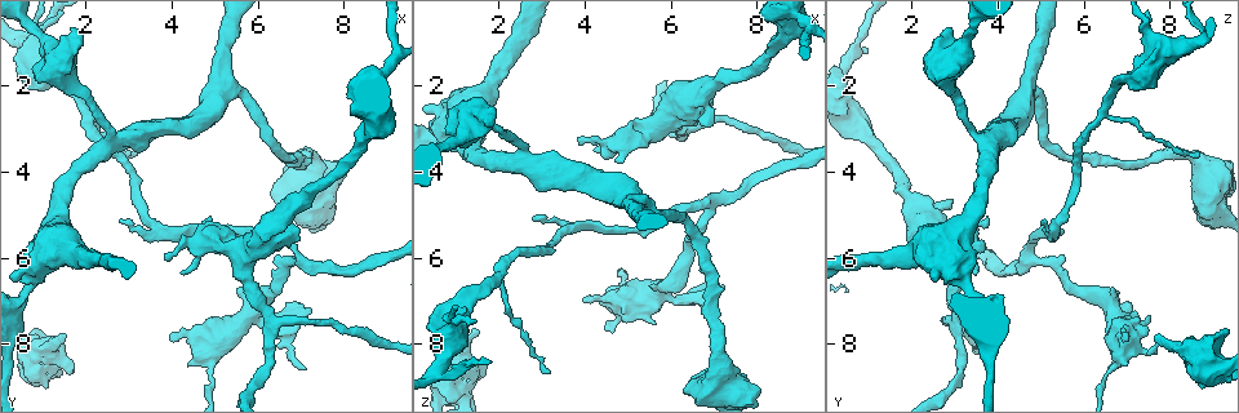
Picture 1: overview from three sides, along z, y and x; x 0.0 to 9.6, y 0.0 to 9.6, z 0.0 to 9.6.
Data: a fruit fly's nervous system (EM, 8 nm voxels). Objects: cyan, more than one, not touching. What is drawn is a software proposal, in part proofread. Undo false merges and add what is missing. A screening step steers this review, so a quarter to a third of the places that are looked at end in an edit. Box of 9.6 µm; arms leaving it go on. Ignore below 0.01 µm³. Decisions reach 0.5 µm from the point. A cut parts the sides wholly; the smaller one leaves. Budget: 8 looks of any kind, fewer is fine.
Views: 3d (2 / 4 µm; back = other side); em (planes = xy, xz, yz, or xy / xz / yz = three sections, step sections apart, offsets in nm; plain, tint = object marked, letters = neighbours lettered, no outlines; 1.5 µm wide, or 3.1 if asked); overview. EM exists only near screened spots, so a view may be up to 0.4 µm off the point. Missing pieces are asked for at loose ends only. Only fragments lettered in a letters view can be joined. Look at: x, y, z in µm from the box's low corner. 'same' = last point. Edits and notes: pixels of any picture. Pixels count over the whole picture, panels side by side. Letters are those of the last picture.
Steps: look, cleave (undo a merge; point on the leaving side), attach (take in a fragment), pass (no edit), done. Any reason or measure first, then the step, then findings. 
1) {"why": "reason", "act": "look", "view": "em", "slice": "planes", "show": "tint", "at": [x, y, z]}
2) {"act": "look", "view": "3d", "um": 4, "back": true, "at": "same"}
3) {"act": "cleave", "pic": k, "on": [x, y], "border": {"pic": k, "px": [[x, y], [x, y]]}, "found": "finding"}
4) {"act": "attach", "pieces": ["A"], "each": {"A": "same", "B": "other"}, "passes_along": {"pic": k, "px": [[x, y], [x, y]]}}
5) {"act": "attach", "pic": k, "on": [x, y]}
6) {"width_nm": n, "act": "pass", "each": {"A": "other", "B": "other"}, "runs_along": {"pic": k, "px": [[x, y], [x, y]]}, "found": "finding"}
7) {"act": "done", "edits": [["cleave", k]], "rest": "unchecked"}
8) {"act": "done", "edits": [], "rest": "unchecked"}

{"act": "look", "view": "3d", "um": 4, "at": [1.55, 7.80, 7.65]}

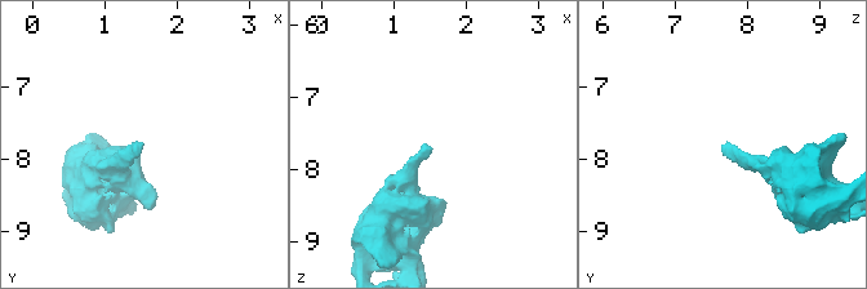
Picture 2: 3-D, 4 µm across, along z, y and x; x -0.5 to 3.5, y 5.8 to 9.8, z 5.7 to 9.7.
{"why": "need the tissue", "act": "look", "view": "em", "slice": "planes", "show": "tint", "at": [1.50, 7.80, 7.70]}

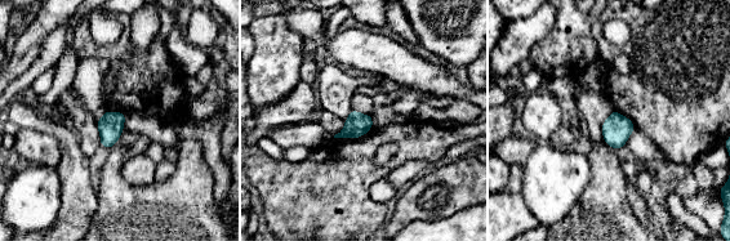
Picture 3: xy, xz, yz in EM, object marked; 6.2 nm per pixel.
{"why": "what lies round it", "act": "look", "view": "em", "slice": "planes", "show": "letters", "at": "same"}

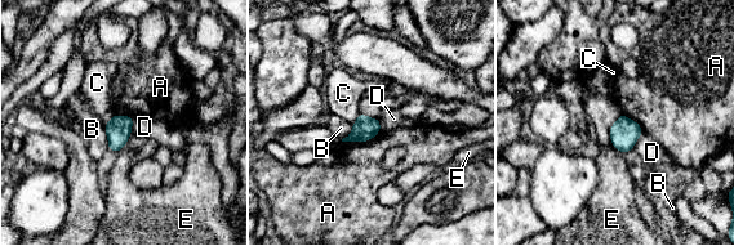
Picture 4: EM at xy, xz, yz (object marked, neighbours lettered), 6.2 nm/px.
{"longest_contact_nm": ["E", 260], "act": "pass", "each": {"A": "other", "B": "other", "C": "other", "D": "other", "E": "other"}, "border": {"pic": 4, "px": [[622, 113], [610, 128], [622, 153]]}, "found": "none of them fits"}

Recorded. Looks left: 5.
{"act": "look", "view": "em", "slice": "planes", "show": "tint", "at": [3.65, 5.35, 5.30]}

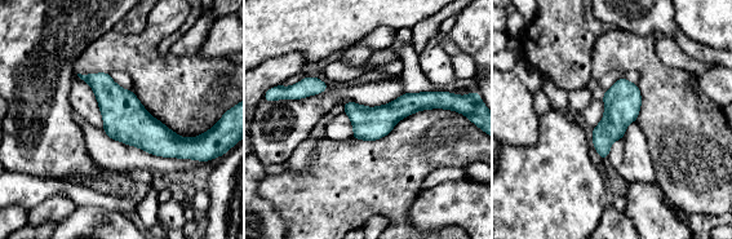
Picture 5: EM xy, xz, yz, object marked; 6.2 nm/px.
{"act": "look", "view": "em", "slice": "planes", "show": "letters", "at": "same"}

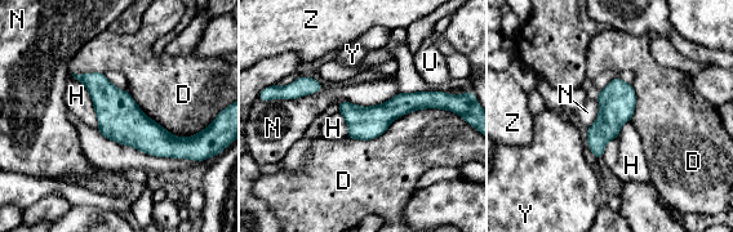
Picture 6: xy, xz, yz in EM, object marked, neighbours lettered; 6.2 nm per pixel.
{"width_nm": 200, "act": "pass", "each": {"D": "other", "H": "other", "N": "other", "U": "other", "Y": "other", "Z": "other"}, "runs_along": {"pic": 6, "px": [[81, 77], [143, 134], [187, 144]]}, "found": "all the same cell"}

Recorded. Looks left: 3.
{"why": "thick end", "act": "look", "view": "em", "slice": "planes", "show": "letters", "at": [6.25, 5.85, 2.85]}

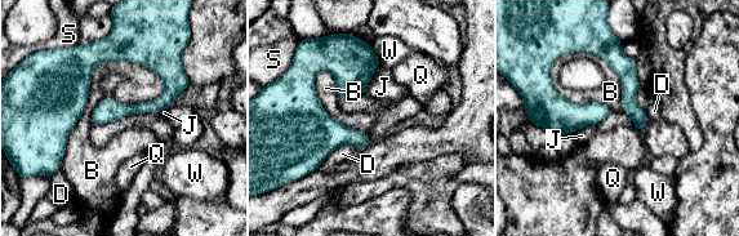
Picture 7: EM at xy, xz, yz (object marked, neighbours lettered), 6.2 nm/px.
{"longest_contact_nm": ["B", 850], "act": "pass", "each": {"B": "other", "D": "other", "J": "other", "Q": "other", "S": "other", "W": "other"}, "found": "no lettered fragment goes on from it"}

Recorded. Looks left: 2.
{"act": "done", "edits": [], "rest": "unchecked"}

